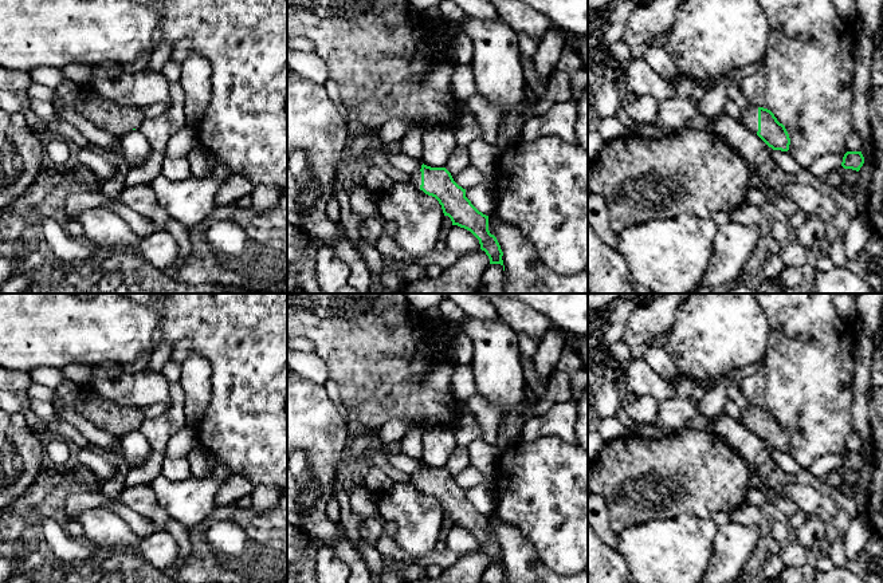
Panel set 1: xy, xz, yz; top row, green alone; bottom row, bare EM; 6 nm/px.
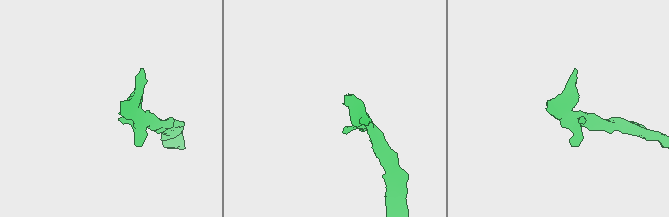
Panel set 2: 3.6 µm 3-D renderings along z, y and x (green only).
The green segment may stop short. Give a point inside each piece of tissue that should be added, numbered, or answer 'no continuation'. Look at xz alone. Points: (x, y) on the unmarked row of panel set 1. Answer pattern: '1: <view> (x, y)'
1: xz (416, 477)

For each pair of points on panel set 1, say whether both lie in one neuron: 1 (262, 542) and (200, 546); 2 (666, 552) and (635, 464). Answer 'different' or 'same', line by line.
1: same
2: different

